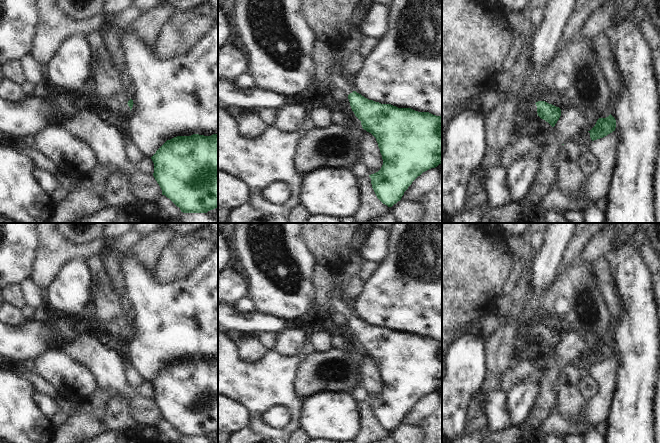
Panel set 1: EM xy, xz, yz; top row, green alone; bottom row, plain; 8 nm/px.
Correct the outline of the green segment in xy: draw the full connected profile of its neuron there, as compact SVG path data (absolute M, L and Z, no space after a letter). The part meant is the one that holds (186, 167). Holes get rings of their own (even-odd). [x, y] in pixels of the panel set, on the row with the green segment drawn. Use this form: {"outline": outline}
{"outline": "M218 134L204 136L177 136L167 140L151 157L154 163L153 176L162 195L169 198L183 213L207 213L218 207Z"}

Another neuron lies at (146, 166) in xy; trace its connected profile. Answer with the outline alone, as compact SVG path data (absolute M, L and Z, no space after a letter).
M144 157L142 161L138 164L137 169L147 175L153 175L154 163L150 157Z

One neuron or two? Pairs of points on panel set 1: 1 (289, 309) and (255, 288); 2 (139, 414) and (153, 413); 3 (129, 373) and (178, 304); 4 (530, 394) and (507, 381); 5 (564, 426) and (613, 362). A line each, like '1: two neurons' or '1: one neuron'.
1: one neuron
2: one neuron
3: two neurons
4: two neurons
5: one neuron

